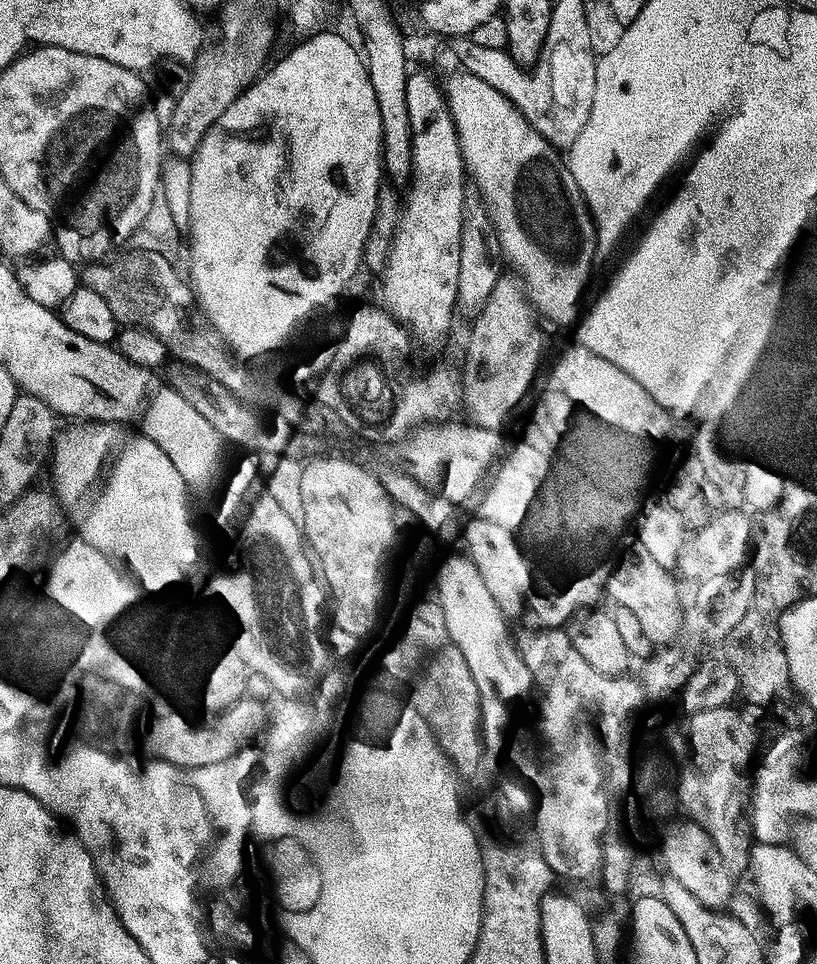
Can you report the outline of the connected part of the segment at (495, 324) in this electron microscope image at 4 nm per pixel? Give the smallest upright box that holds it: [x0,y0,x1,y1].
[459,275,544,433]

